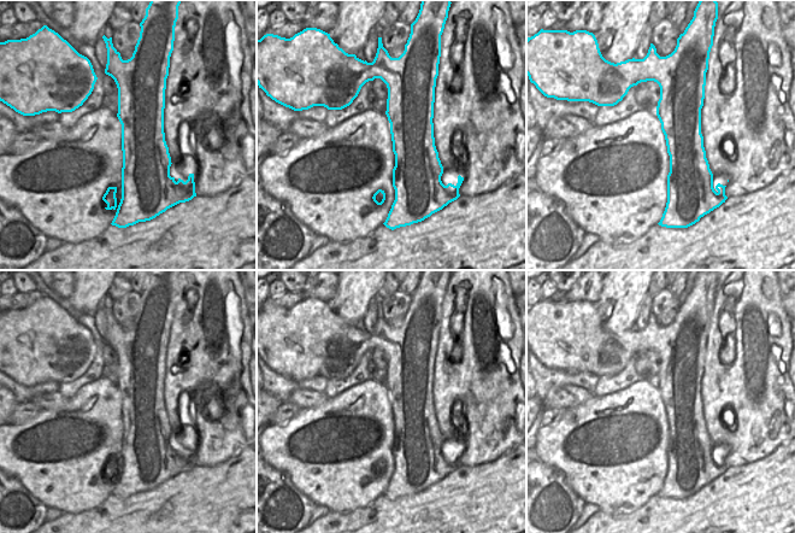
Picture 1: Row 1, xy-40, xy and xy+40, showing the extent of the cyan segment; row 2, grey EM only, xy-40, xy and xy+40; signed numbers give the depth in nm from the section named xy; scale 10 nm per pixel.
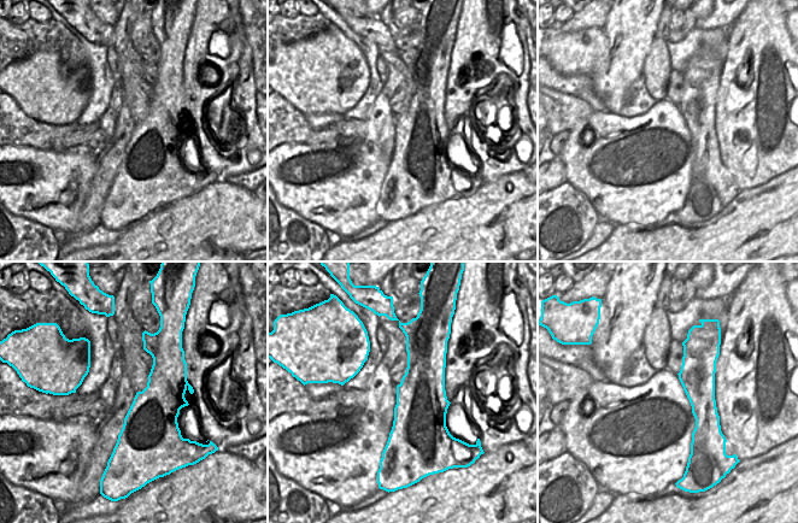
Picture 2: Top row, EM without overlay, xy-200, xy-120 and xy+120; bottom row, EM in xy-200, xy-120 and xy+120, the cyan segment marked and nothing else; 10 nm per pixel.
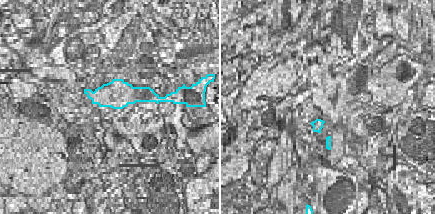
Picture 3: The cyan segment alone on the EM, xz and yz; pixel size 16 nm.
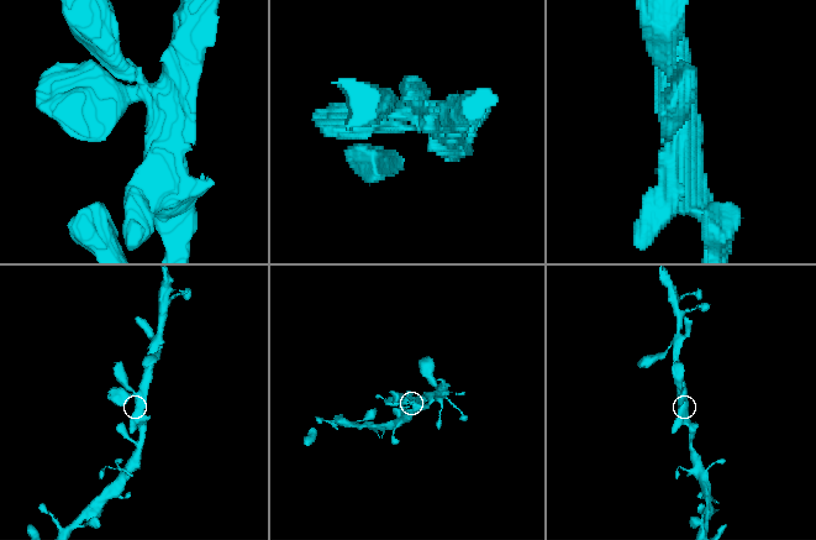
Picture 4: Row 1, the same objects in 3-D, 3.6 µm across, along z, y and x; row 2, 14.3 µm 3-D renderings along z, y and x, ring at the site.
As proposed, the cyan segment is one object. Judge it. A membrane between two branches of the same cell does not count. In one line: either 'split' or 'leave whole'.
leave whole

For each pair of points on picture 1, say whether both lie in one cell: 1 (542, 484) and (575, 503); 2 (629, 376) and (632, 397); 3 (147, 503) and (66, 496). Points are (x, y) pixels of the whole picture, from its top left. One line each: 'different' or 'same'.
1: same
2: different
3: different

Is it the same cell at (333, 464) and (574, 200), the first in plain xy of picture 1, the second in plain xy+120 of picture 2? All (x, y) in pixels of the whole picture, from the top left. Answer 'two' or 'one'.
two

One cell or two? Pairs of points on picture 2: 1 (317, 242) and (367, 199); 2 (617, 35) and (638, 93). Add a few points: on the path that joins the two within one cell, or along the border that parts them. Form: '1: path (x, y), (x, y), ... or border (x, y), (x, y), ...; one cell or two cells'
1: border (300, 216), (326, 229); two cells
2: border (641, 74), (632, 86), (628, 99), (620, 107); two cells

